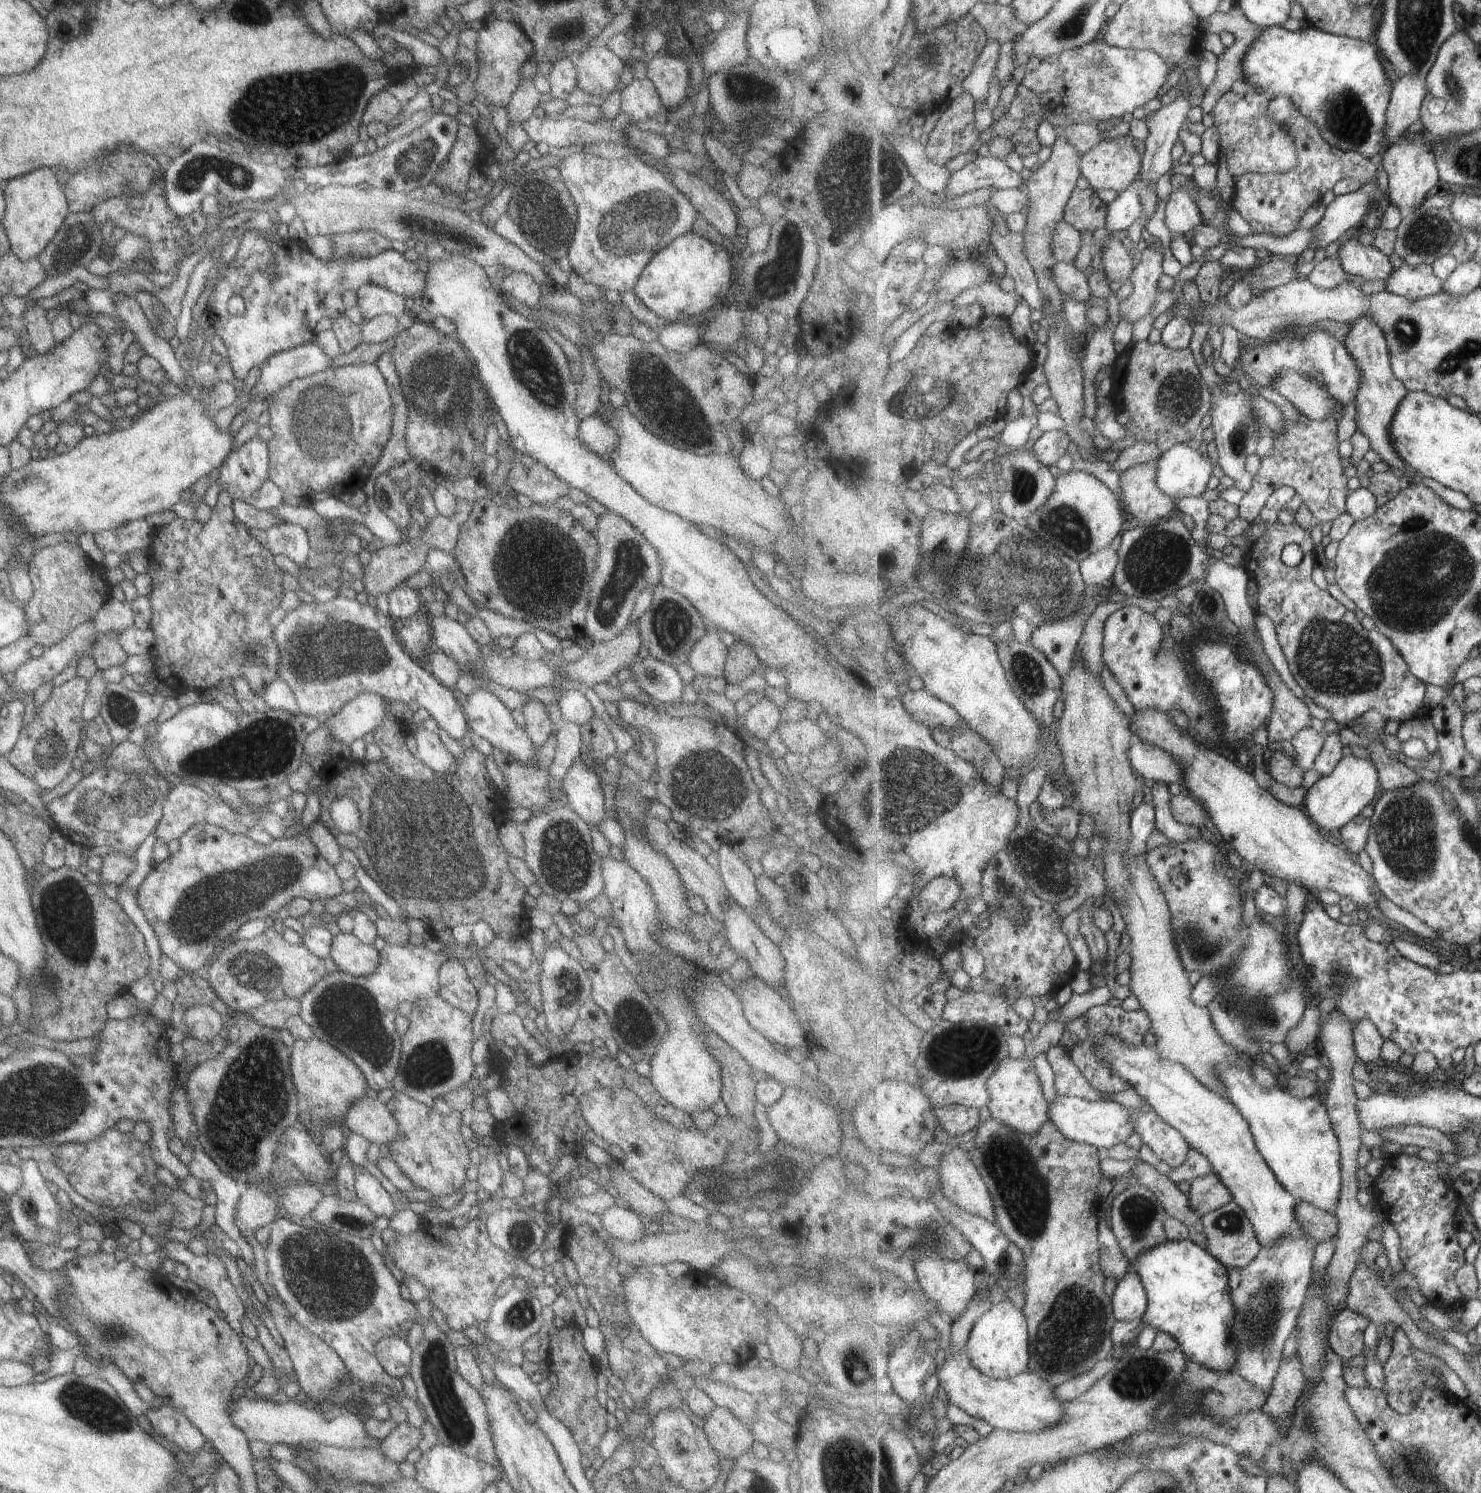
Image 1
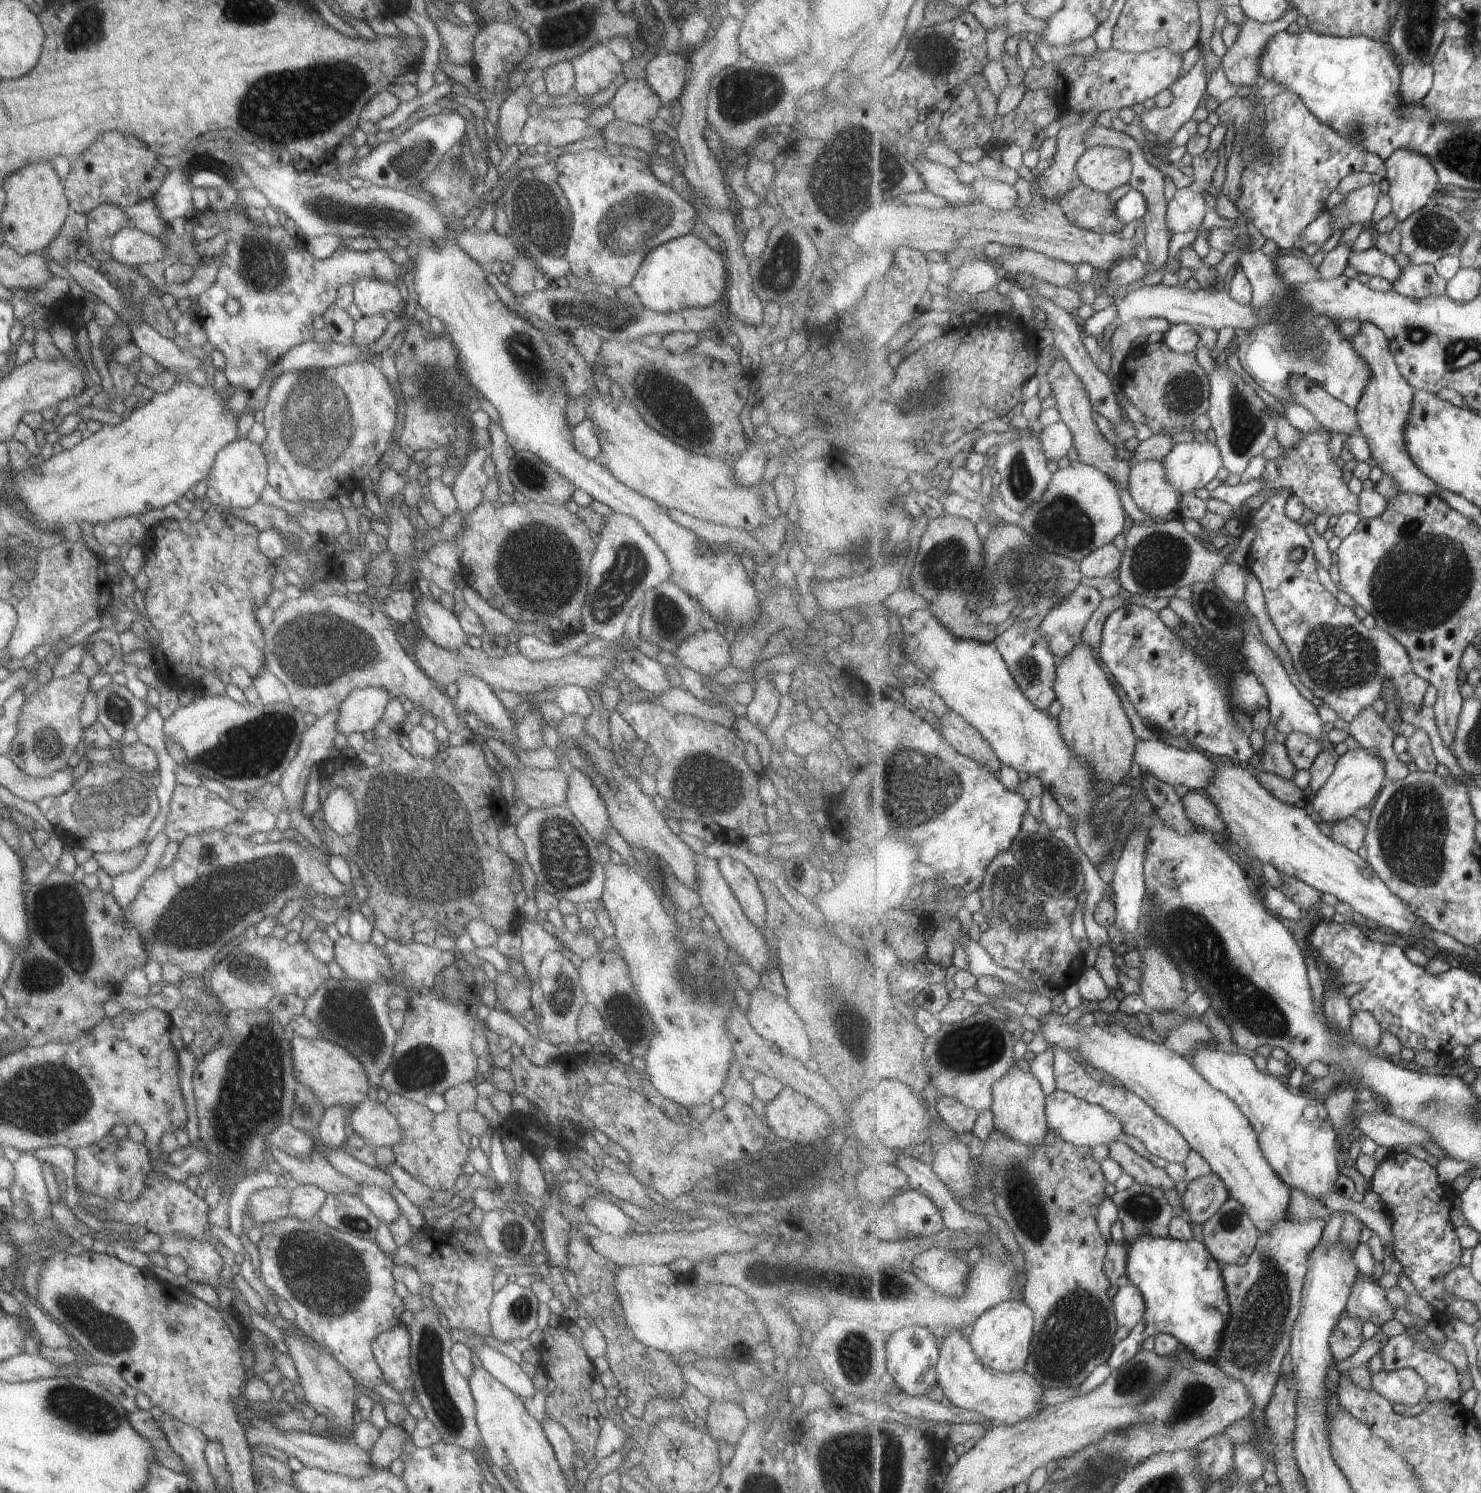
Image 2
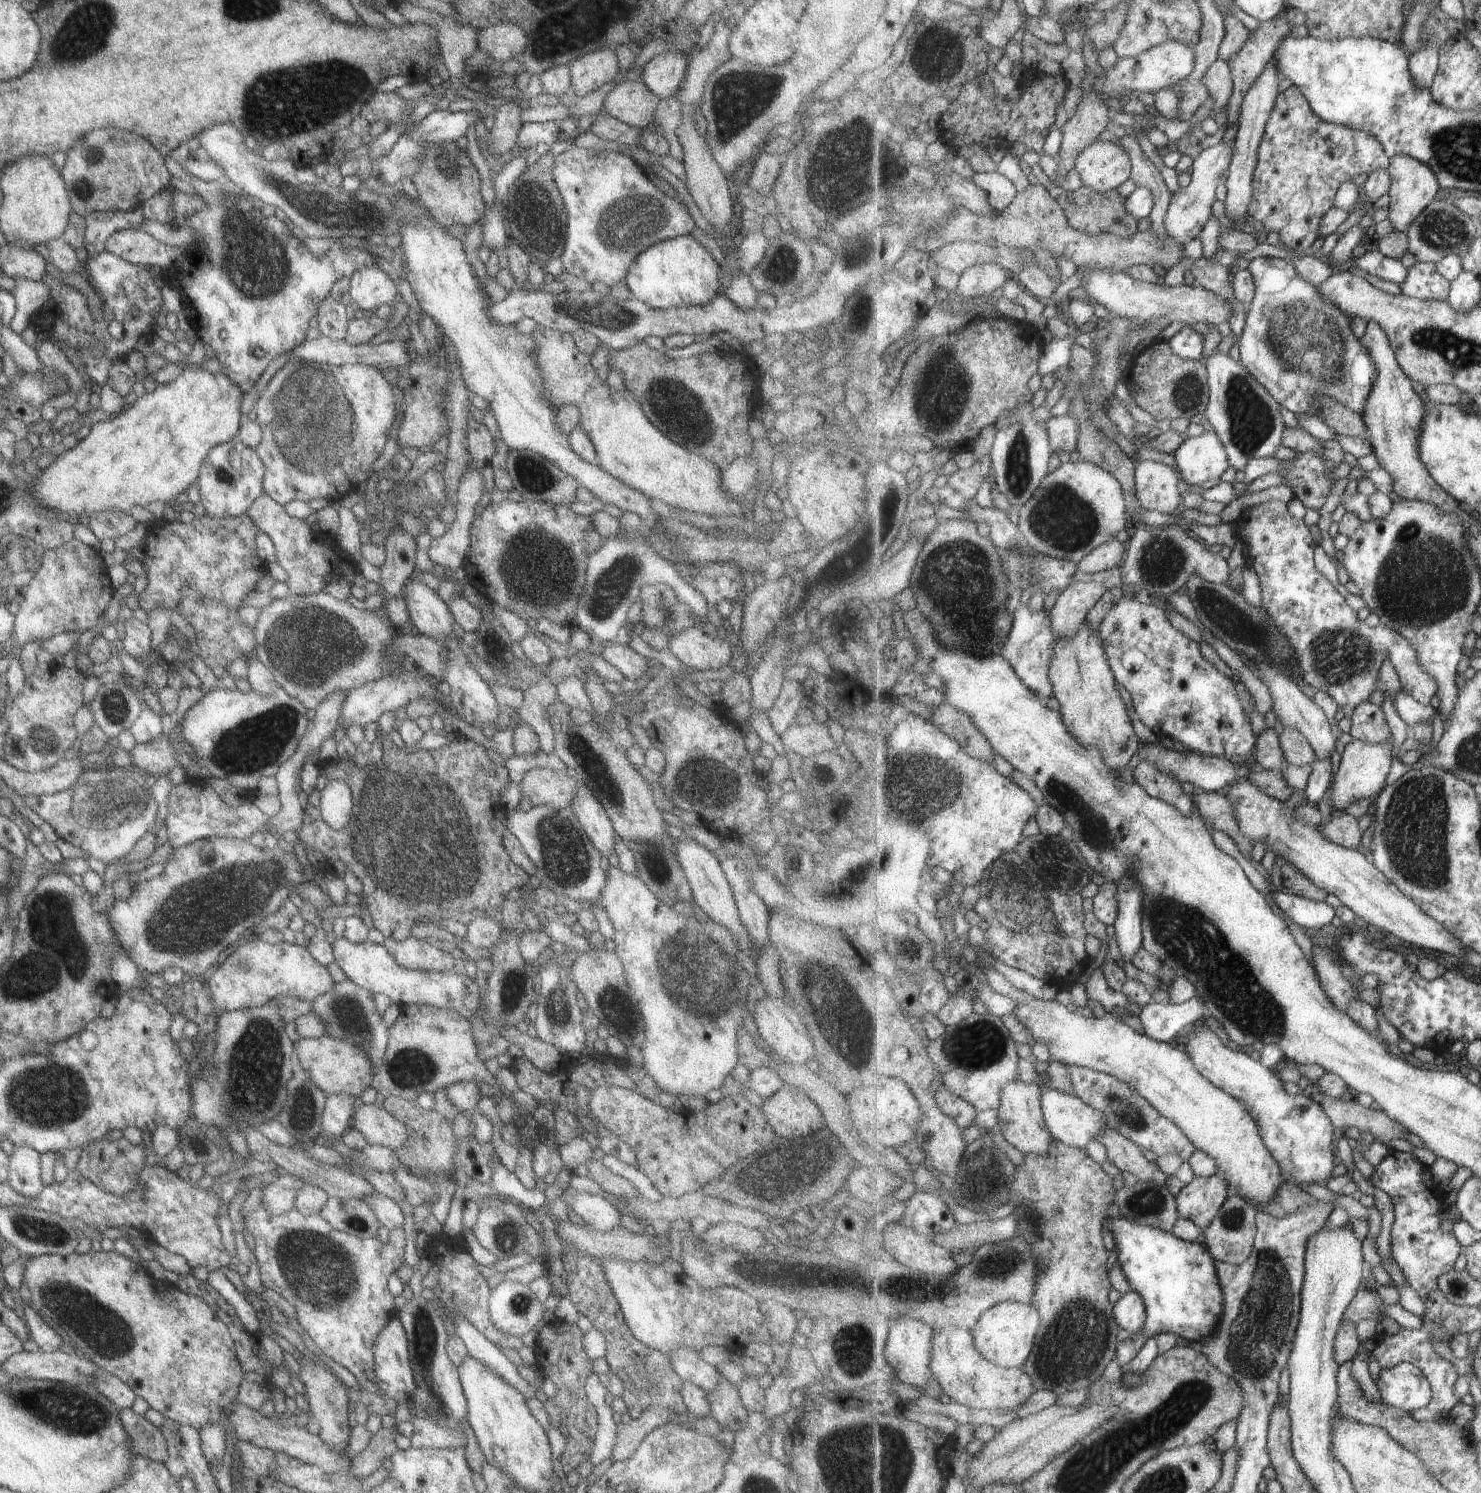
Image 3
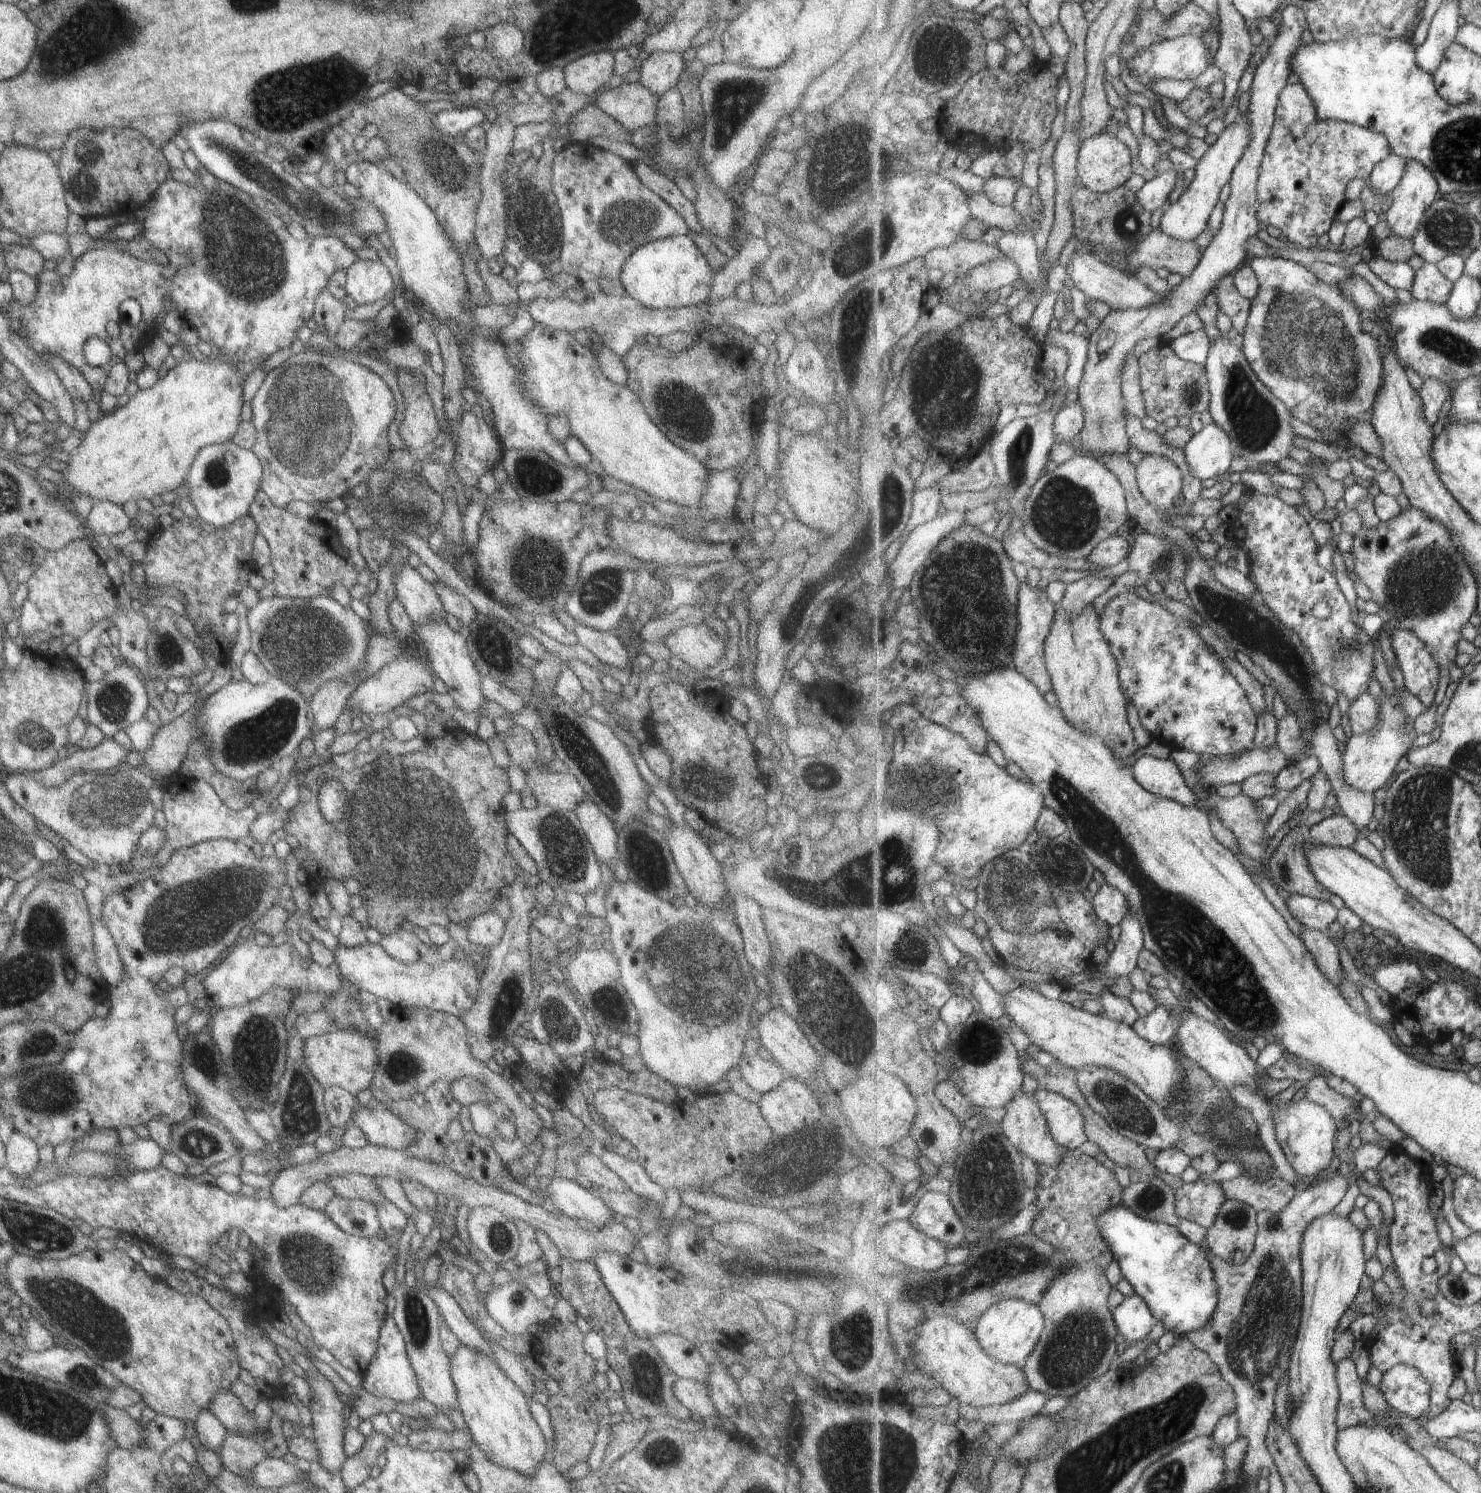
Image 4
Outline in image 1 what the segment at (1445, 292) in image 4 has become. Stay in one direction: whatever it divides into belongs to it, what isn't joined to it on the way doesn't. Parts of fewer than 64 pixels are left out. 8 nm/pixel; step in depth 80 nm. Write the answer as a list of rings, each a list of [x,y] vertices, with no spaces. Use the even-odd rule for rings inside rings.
[[[1403,263],[1391,274],[1386,291],[1392,294],[1422,300],[1444,291],[1444,281],[1436,276],[1432,265],[1410,266]]]

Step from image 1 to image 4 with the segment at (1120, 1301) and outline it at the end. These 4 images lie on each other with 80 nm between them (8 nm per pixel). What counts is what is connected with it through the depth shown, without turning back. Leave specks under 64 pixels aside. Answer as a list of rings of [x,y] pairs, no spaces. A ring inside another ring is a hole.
[[[1136,1293],[1129,1298],[1124,1298],[1112,1314],[1117,1330],[1130,1345],[1145,1340],[1157,1324],[1157,1318],[1153,1316],[1147,1302]]]

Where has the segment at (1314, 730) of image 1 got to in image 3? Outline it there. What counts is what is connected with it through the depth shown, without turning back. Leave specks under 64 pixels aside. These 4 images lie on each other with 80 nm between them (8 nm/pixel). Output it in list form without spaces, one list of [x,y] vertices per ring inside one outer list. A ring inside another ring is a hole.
[[[1285,726],[1279,735],[1281,748],[1288,763],[1294,766],[1313,765],[1317,761],[1309,740],[1297,728]]]

